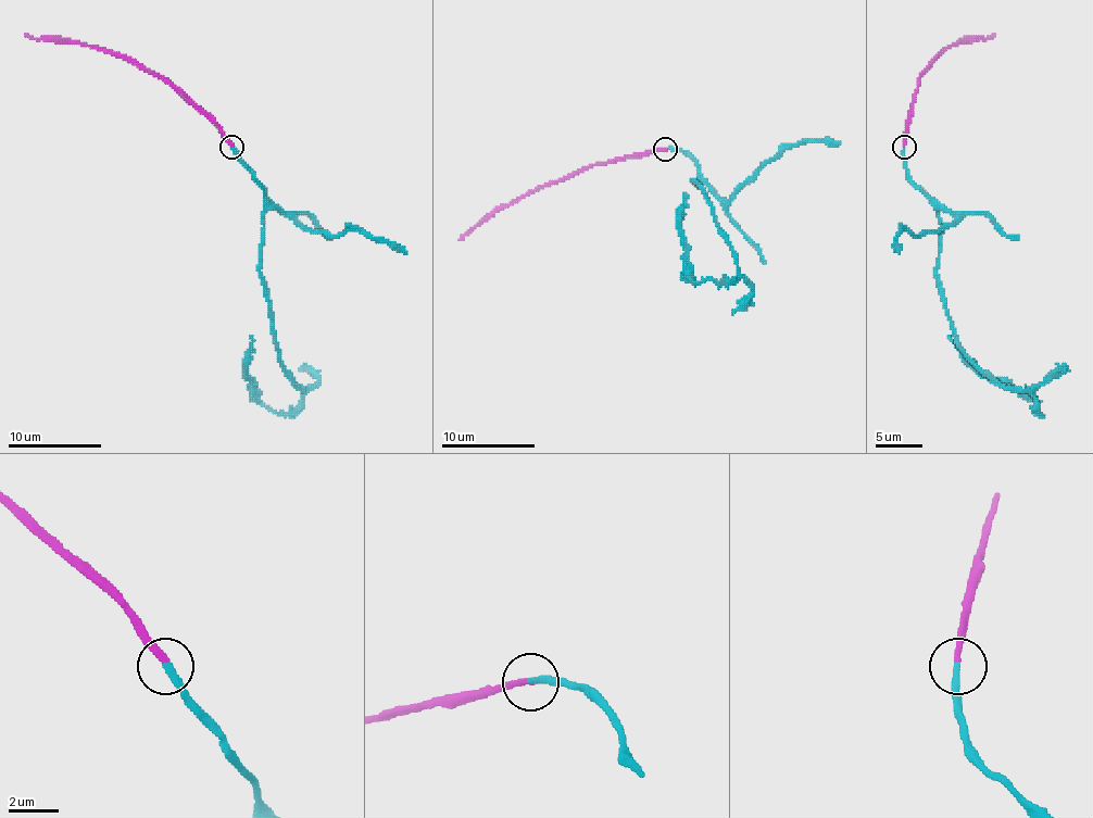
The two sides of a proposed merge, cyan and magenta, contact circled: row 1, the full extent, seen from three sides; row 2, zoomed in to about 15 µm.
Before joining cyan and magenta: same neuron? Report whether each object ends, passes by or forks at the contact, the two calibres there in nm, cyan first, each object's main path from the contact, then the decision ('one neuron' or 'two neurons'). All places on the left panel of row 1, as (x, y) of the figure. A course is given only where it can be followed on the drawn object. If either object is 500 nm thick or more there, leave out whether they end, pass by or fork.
cyan ends; magenta ends; calibres 280 and 260 nm; course cyan (230, 146), (261, 186), (259, 277), (273, 342), (303, 389), (287, 413), (256, 399), (245, 370), (250, 336); course magenta (230, 146), (222, 131), (167, 83), (121, 58), (67, 40), (44, 40), (25, 34); one neuron

